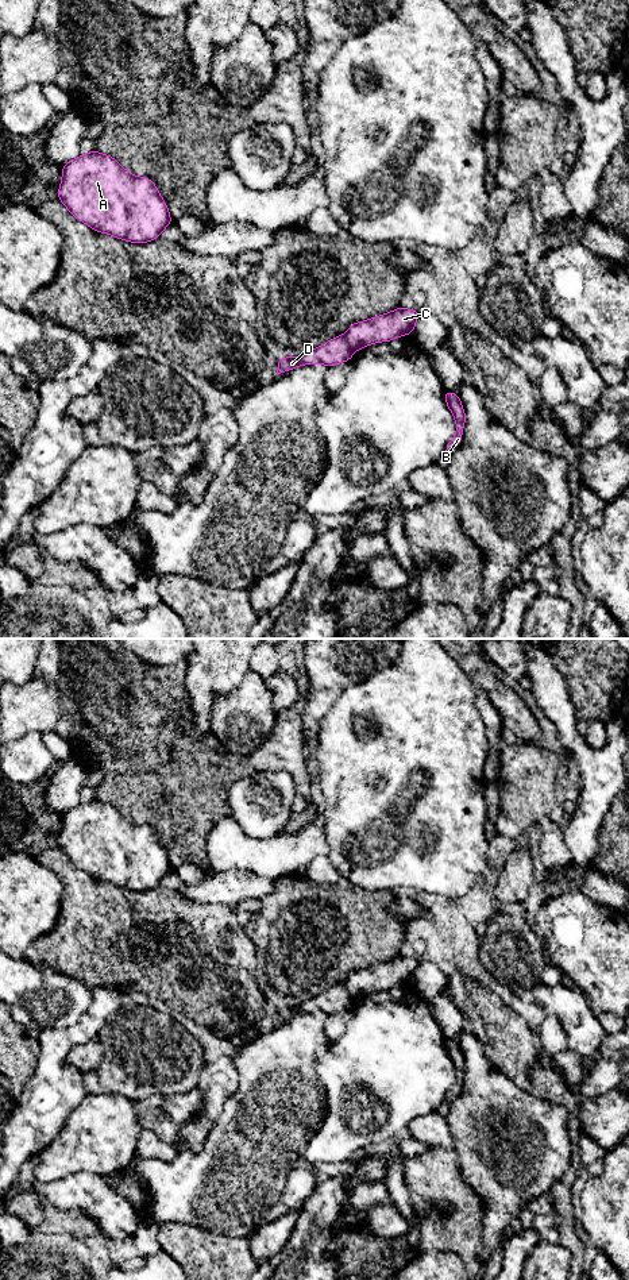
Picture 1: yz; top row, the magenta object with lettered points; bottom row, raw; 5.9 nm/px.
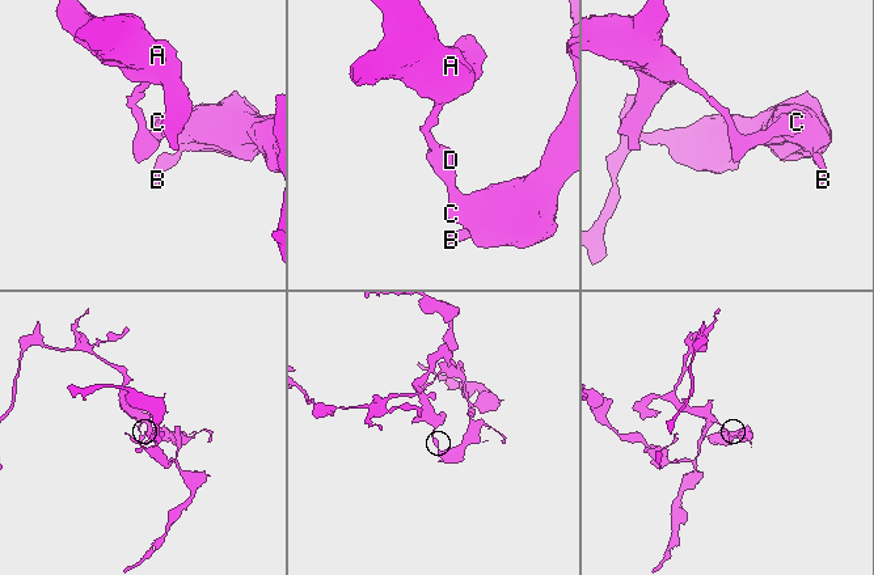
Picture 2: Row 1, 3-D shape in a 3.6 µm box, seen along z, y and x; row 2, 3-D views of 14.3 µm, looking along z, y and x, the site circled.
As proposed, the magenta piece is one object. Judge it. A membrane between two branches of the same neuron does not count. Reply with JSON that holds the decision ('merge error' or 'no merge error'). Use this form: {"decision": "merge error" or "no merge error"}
{"decision": "merge error"}

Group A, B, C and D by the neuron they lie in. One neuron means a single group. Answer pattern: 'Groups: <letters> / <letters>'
Groups: A D / B C

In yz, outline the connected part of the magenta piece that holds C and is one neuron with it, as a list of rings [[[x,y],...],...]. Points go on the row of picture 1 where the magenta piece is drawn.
[[[400,306],[389,313],[352,323],[343,336],[355,352],[374,343],[391,342],[398,336],[412,335],[418,315],[418,311]]]

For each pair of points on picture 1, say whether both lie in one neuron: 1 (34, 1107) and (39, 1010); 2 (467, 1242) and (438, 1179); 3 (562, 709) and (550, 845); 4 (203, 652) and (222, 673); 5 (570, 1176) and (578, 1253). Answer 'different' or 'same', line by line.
1: same
2: same
3: different
4: same
5: same

